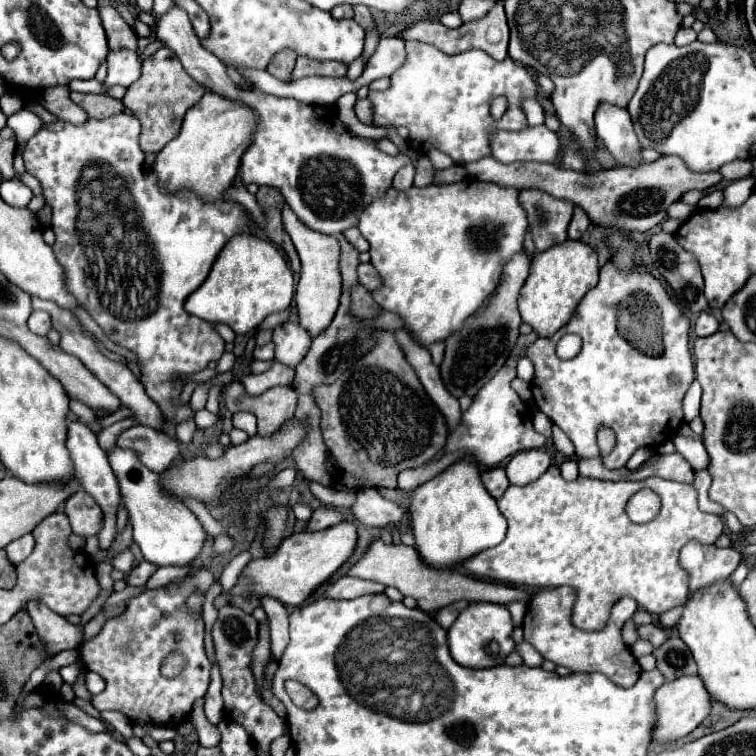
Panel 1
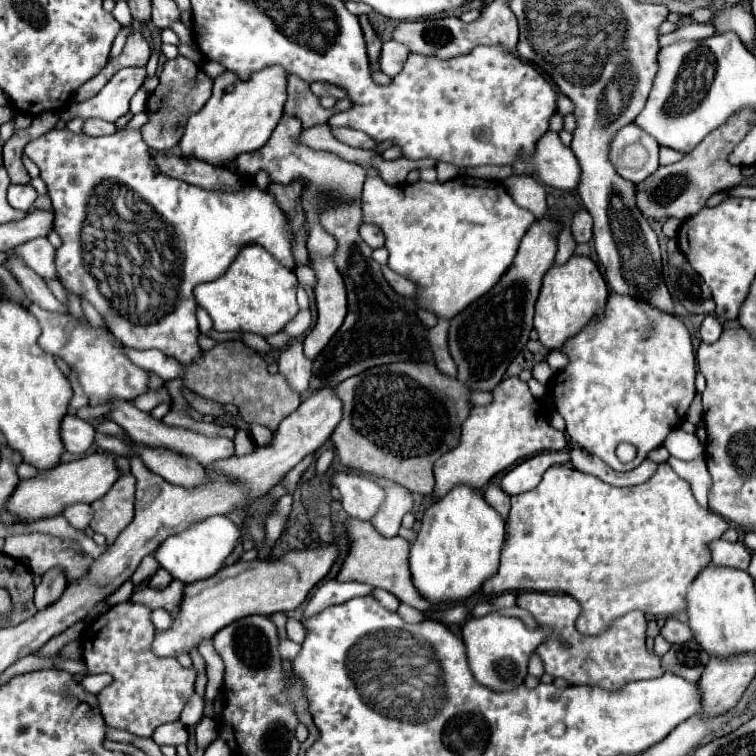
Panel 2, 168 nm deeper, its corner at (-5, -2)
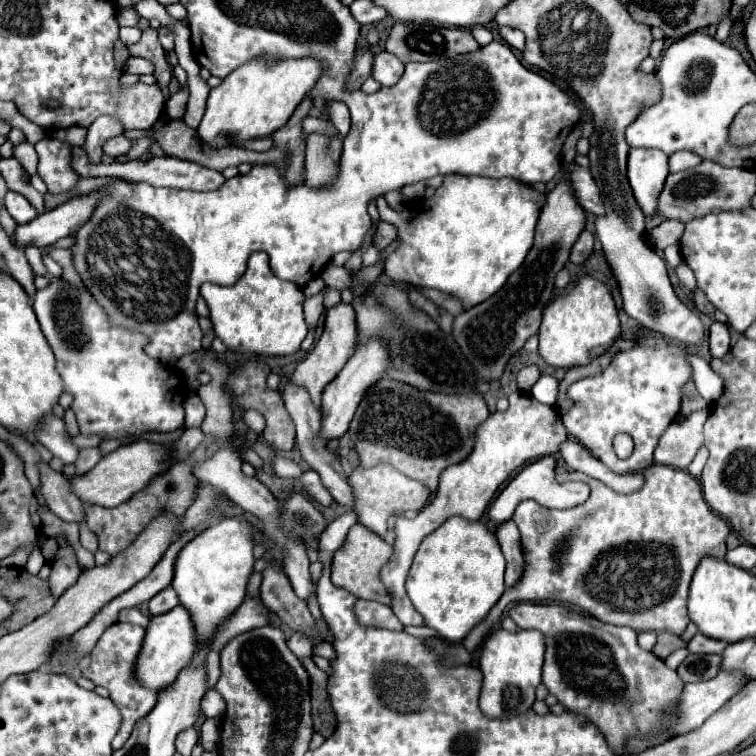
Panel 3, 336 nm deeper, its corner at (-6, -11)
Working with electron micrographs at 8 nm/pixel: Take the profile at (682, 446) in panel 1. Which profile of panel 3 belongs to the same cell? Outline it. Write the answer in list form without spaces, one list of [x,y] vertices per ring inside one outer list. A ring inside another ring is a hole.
[[[702,409],[688,415],[682,423],[672,423],[660,437],[660,443],[654,451],[654,463],[686,469],[698,449],[704,445],[702,427],[708,417],[710,411]]]

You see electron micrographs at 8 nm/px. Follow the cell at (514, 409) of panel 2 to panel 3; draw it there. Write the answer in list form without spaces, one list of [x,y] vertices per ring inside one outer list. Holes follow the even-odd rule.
[[[512,393],[508,399],[510,399],[510,407],[504,413],[496,411],[494,415],[490,415],[486,419],[484,425],[478,427],[476,447],[474,447],[472,455],[464,463],[452,465],[442,473],[436,497],[418,513],[418,517],[414,517],[414,519],[398,517],[396,519],[394,553],[392,553],[390,561],[382,567],[380,581],[388,589],[388,593],[392,597],[392,611],[404,627],[424,623],[420,619],[418,611],[412,607],[412,603],[406,595],[406,589],[404,589],[408,569],[412,565],[412,559],[414,559],[422,539],[428,537],[432,531],[436,531],[444,523],[444,519],[450,519],[454,515],[460,515],[462,519],[468,519],[468,521],[478,521],[482,517],[484,509],[488,507],[490,499],[498,491],[498,487],[516,469],[520,469],[528,461],[534,461],[542,455],[556,453],[560,443],[564,443],[564,439],[568,437],[568,431],[560,419],[556,407],[542,405],[532,395],[526,395],[526,393]]]

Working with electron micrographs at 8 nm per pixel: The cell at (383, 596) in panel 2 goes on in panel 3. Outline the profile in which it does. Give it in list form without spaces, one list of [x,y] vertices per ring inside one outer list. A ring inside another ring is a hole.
[[[358,599],[354,603],[354,615],[360,625],[364,627],[378,627],[378,629],[390,629],[390,631],[402,631],[402,623],[392,615],[392,609],[388,605],[380,605],[376,601],[362,601]]]

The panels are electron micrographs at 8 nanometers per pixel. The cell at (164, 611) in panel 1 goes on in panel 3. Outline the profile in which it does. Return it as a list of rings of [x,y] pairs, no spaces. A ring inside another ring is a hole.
[[[132,623],[110,625],[100,637],[98,643],[96,643],[96,647],[92,649],[92,653],[90,653],[90,665],[82,671],[82,675],[88,677],[94,685],[102,685],[102,687],[106,687],[110,691],[110,699],[114,701],[114,705],[120,709],[120,713],[124,717],[122,719],[122,727],[120,727],[118,735],[112,741],[112,749],[120,749],[126,743],[126,739],[130,737],[134,723],[138,719],[142,719],[144,715],[148,715],[152,711],[152,707],[156,705],[158,691],[144,689],[134,679],[134,661],[136,661],[136,657],[140,653],[144,633],[146,631],[142,627],[132,625]]]

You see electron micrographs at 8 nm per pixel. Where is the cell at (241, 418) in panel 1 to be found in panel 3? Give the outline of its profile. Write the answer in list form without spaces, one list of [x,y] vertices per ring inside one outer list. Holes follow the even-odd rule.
[[[274,455],[272,459],[272,469],[278,477],[292,477],[292,479],[298,479],[302,475],[302,467],[298,461],[294,459],[288,459],[288,457],[282,457],[282,455]]]

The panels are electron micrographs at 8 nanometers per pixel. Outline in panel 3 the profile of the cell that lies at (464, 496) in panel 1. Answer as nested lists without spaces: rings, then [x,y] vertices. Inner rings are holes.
[[[452,517],[432,535],[428,535],[408,571],[406,591],[414,609],[422,615],[424,625],[438,631],[438,637],[446,643],[460,643],[480,621],[486,619],[490,609],[498,603],[504,587],[504,555],[494,533],[484,523],[468,523],[466,519]]]

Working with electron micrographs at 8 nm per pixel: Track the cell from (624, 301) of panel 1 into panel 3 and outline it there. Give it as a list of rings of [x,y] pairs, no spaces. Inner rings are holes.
[[[642,337],[640,347],[620,351],[612,363],[598,375],[580,379],[568,387],[568,397],[574,405],[562,417],[568,433],[588,447],[602,463],[616,473],[642,471],[652,465],[652,451],[660,435],[680,411],[682,385],[692,377],[692,367],[686,361],[686,349],[664,337]],[[616,433],[628,433],[634,439],[632,457],[618,461],[612,439]]]

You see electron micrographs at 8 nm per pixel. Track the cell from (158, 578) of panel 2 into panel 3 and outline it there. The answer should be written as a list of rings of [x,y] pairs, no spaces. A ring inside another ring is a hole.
[[[166,587],[158,595],[154,595],[148,605],[150,605],[152,615],[162,615],[162,613],[168,613],[170,609],[174,609],[178,605],[178,599],[176,599],[176,593],[172,591],[172,587]]]

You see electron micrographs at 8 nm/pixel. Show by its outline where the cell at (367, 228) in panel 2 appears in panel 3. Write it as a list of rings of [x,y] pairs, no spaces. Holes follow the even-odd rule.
[[[380,223],[378,225],[378,233],[376,233],[376,237],[374,237],[374,245],[378,247],[378,249],[384,249],[384,247],[388,247],[394,239],[398,237],[398,229],[396,227],[392,227],[390,223]]]

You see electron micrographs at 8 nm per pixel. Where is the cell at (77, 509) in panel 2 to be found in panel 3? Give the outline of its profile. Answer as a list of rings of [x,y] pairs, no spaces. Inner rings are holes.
[[[38,463],[40,473],[40,491],[46,499],[46,505],[52,513],[56,513],[62,521],[80,523],[82,519],[82,501],[72,493],[70,479],[64,473],[50,469],[48,463]]]

